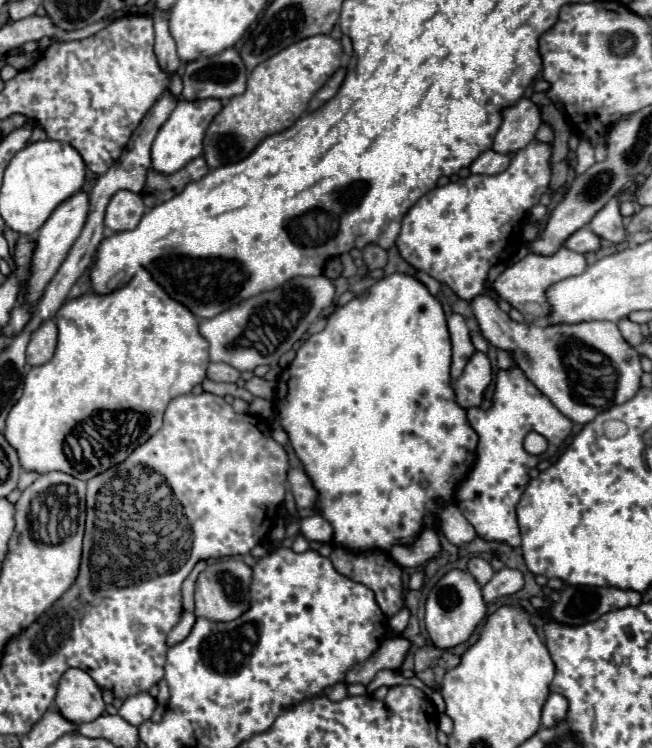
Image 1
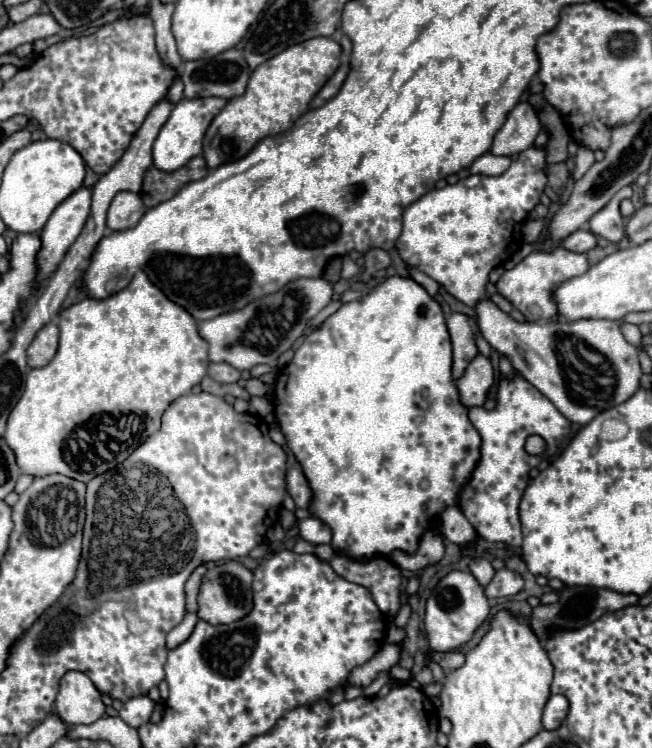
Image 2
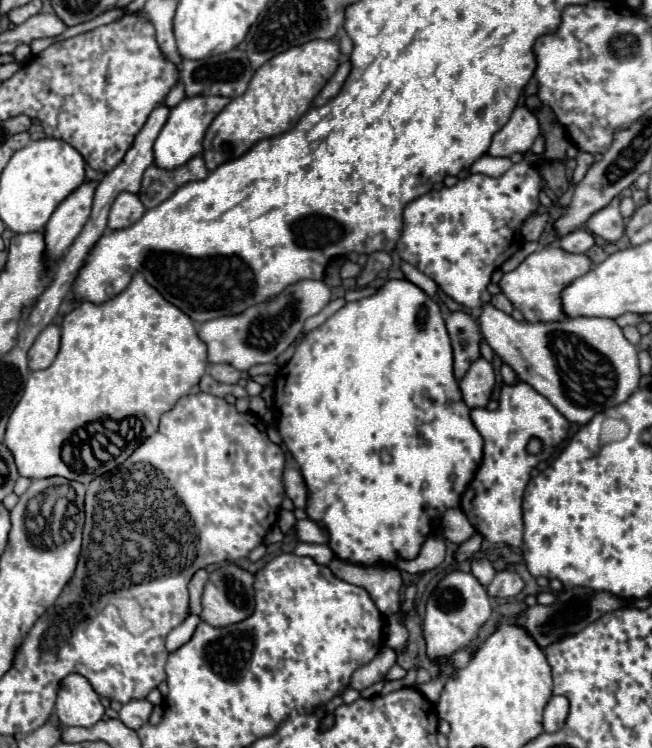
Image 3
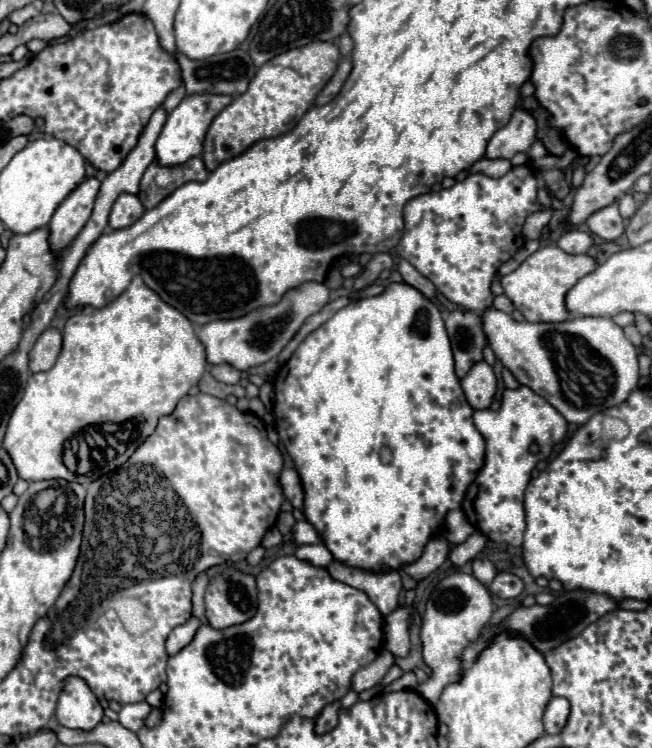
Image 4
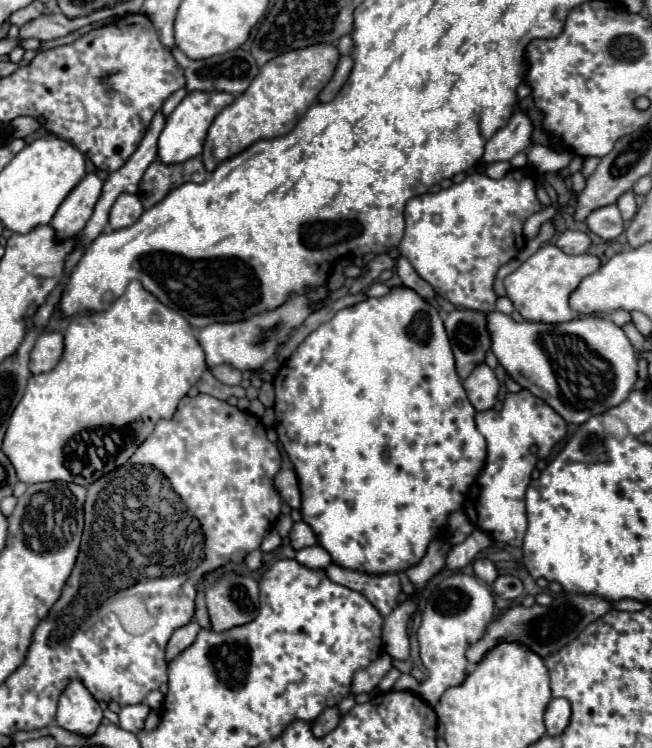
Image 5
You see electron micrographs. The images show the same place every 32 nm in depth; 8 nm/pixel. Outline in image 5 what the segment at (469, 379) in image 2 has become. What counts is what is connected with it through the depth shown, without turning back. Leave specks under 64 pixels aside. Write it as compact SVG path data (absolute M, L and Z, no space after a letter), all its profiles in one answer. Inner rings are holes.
M478 364L464 380L464 390L468 394L470 404L478 412L492 408L498 396L498 380L494 376L494 370L488 368L488 364Z

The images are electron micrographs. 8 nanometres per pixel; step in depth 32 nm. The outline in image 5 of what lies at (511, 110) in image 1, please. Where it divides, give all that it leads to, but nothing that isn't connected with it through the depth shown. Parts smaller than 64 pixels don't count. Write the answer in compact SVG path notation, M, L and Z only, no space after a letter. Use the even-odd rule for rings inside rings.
M516 112L510 122L488 140L480 162L492 164L500 160L510 160L518 152L524 152L532 144L532 130L532 120L524 112Z

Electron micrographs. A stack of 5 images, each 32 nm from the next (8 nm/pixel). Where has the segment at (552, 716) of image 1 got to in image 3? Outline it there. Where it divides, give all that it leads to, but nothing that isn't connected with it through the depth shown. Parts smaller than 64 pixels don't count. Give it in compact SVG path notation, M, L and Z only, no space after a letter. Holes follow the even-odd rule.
M552 696L544 708L544 730L546 732L558 732L564 726L564 720L568 718L568 700L564 696Z

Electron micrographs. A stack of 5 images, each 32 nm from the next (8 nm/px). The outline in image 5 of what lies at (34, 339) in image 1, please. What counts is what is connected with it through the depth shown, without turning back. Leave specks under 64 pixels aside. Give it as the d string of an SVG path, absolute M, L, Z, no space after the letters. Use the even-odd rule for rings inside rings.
M42 332L30 352L30 372L50 372L56 366L56 360L60 360L60 348L64 348L64 336L60 332Z

